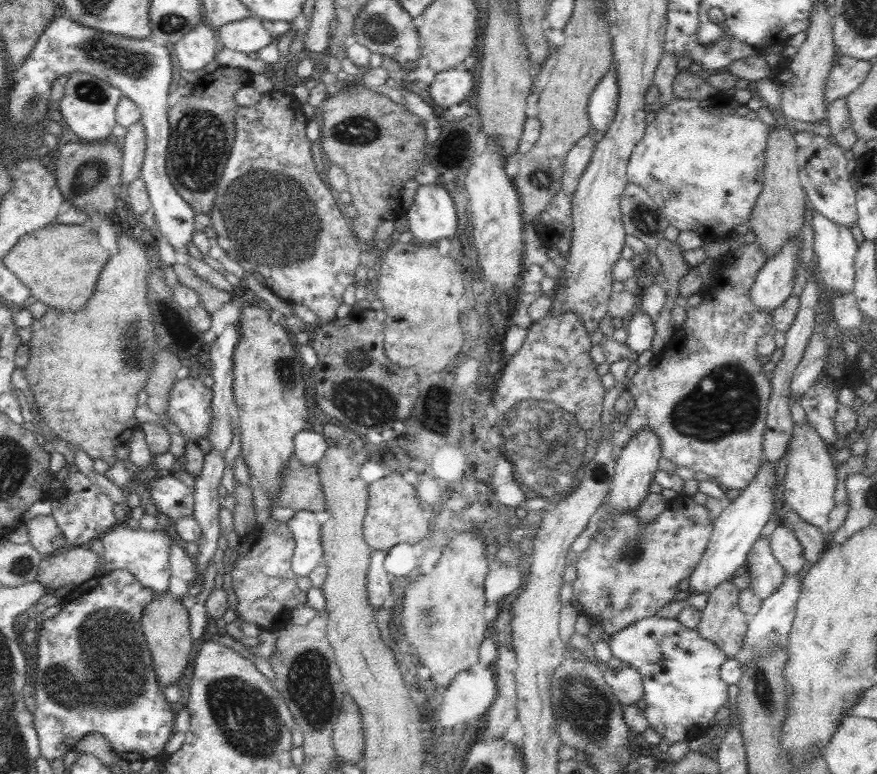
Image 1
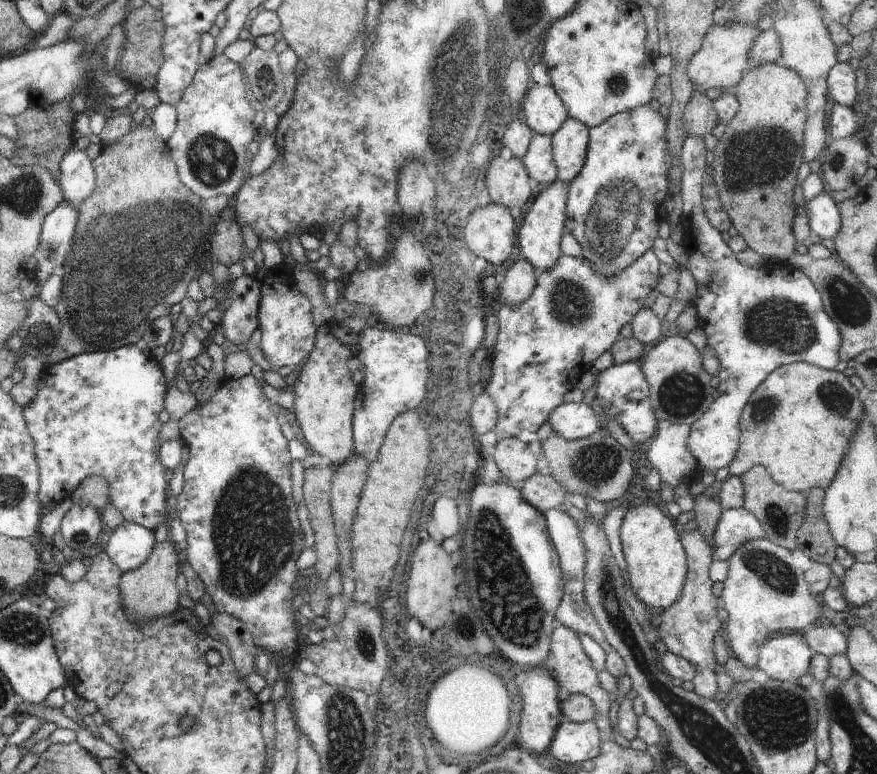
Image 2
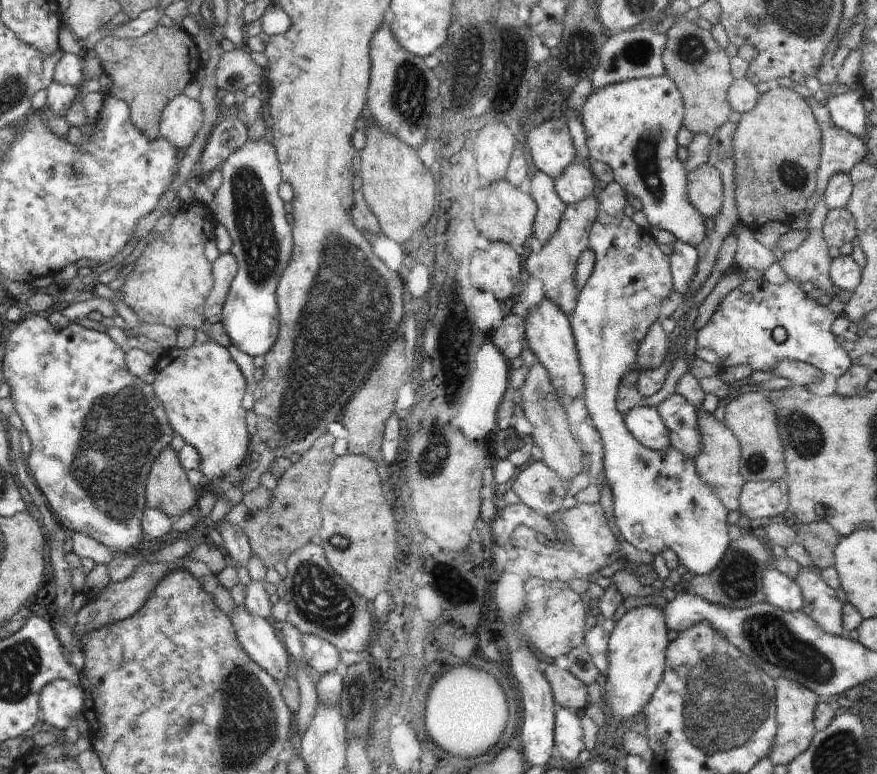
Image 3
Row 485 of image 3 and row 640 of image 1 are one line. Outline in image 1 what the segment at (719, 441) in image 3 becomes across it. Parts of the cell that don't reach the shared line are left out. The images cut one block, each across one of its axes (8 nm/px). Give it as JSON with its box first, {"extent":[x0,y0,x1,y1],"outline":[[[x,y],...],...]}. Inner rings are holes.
{"extent":[696,580,749,659],"outline":[[[730,580],[718,584],[708,594],[708,605],[701,612],[696,632],[712,641],[728,659],[735,658],[744,644],[749,617],[738,606],[740,589]]]}

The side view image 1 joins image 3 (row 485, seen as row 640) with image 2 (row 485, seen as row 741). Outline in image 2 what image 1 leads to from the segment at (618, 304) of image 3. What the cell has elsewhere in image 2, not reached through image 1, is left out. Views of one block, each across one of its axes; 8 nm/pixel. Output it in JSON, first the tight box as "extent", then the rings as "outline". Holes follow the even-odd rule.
{"extent":[646,420,703,488],"outline":[[[665,420],[657,424],[656,438],[646,452],[650,468],[660,474],[660,480],[670,488],[700,482],[703,467],[696,462],[686,446],[690,427]]]}

